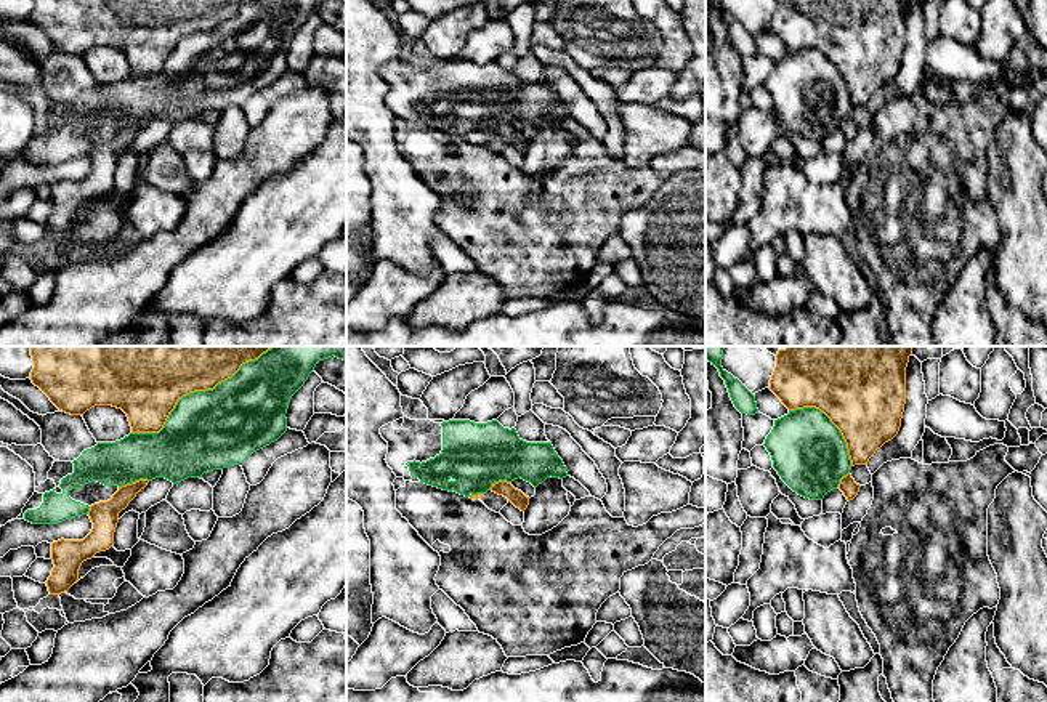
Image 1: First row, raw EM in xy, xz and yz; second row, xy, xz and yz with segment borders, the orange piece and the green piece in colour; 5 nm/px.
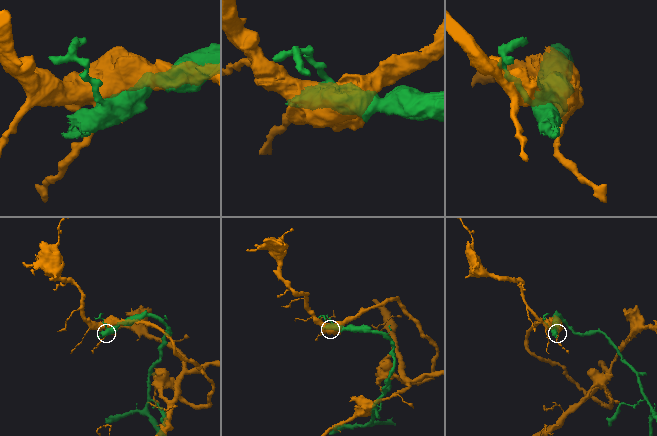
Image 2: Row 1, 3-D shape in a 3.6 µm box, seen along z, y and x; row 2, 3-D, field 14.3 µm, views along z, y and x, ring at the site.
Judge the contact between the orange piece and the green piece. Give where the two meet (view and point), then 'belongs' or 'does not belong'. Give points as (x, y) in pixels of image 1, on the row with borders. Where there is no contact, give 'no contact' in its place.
xy (198, 390) | does not belong

